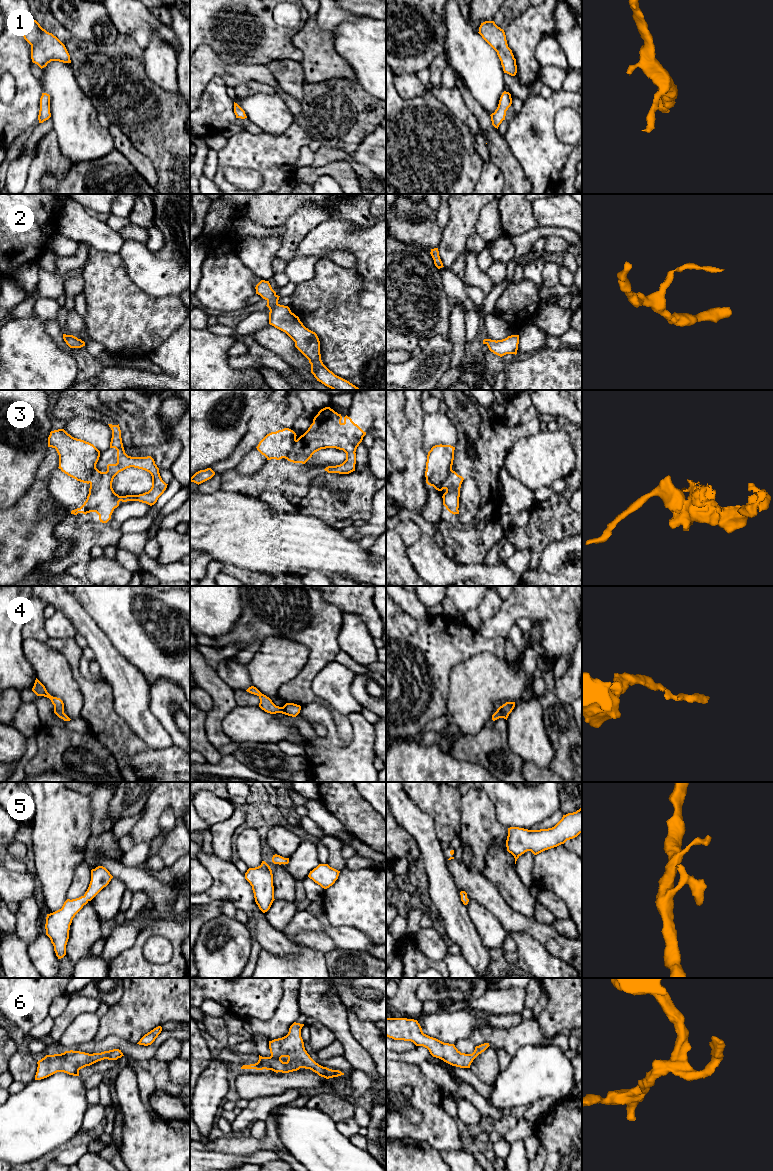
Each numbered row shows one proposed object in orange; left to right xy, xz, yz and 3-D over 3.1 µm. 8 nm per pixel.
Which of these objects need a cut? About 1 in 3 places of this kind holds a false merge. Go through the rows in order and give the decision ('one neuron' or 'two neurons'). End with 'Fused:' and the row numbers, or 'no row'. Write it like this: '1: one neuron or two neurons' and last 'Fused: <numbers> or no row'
1: one neuron
2: one neuron
3: two neurons
4: one neuron
5: one neuron
6: one neuron
Fused: 3

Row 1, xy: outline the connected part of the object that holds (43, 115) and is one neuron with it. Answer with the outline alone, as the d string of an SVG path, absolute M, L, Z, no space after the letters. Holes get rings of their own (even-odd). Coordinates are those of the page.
M42 93L42 96L40 98L40 110L38 115L39 123L43 123L50 117L50 95L47 93Z

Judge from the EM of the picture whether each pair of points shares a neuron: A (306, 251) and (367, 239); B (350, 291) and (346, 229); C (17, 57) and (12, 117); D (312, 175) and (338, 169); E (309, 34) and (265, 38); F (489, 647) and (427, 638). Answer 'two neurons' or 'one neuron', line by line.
A: one neuron
B: two neurons
C: one neuron
D: one neuron
E: two neurons
F: one neuron

